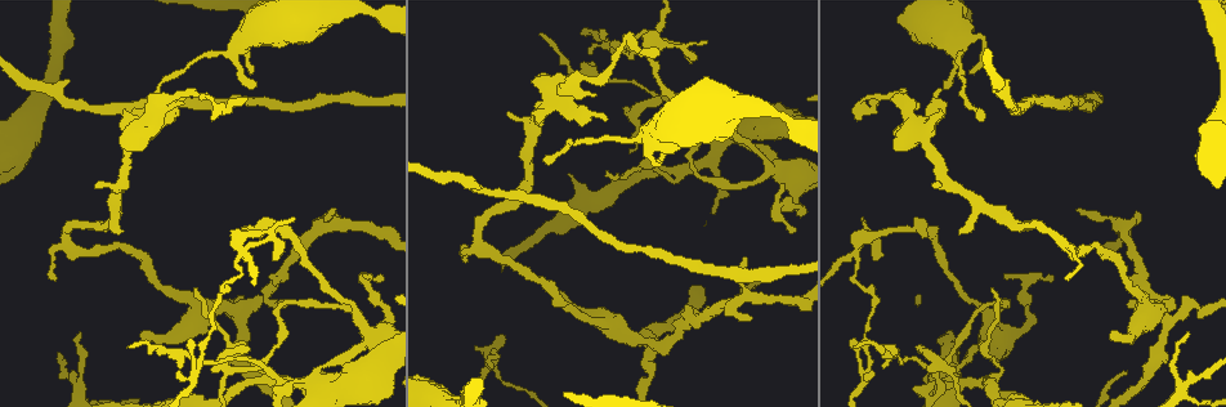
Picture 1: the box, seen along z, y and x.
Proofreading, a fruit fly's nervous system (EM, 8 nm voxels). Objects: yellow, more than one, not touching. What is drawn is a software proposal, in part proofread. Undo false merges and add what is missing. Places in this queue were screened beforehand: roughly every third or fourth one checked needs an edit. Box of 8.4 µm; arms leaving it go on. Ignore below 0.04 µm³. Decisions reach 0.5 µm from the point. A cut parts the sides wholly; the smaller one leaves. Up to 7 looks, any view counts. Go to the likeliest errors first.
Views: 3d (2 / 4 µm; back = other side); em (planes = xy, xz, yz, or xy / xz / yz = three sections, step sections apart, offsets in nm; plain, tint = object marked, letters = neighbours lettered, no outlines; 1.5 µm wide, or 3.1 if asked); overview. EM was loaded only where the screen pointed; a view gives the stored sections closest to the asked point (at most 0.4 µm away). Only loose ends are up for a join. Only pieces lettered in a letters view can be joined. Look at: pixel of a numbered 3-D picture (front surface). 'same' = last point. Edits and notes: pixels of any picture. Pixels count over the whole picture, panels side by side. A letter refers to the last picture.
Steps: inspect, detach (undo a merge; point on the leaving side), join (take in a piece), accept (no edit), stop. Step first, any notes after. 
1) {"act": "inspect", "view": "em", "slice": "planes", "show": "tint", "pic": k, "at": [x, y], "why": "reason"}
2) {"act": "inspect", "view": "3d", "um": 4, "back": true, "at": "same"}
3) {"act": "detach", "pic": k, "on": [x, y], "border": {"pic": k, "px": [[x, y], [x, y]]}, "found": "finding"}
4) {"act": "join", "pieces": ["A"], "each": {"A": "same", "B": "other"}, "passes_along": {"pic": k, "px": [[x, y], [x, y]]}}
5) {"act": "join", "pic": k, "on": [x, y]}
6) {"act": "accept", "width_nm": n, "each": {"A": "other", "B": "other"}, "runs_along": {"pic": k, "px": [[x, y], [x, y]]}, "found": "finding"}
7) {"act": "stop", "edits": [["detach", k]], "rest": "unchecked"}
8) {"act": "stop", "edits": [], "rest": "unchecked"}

{"act": "inspect", "view": "em", "slice": "planes", "show": "letters", "pic": 1, "at": [1163, 307], "why": "four or more arms meet"}

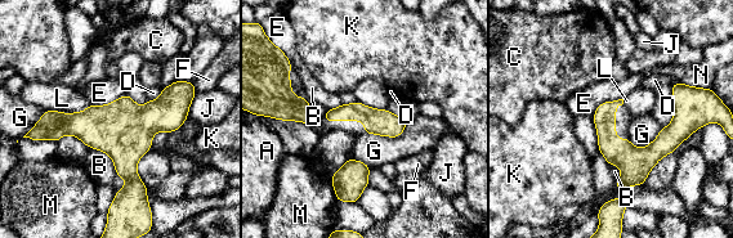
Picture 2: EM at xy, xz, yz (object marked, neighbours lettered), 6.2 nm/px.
{"act": "accept", "width_nm": 110, "each": {"A": "other", "B": "other", "C": "other", "D": "other", "E": "other", "F": "other", "G": "other", "J": "other", "K": "other", "L": "other", "M": "other", "N": "other"}, "border": {"pic": 2, "px": [[92, 104], [75, 112], [45, 111]]}, "found": "one cell here"}

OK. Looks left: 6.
{"act": "inspect", "view": "em", "slice": "planes", "show": "letters", "pic": 1, "at": [853, 251], "why": "side arm on a straight run"}

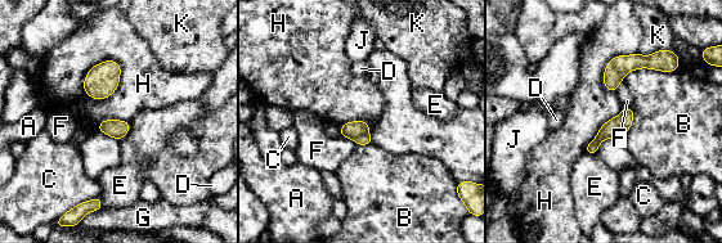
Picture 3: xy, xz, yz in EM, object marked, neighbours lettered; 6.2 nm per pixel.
{"act": "detach", "pic": 3, "on": [610, 129], "each": {"A": "other", "B": "other", "C": "other", "D": "other", "E": "other", "F": "other", "G": "other", "H": "other", "J": "other", "K": "other"}, "found": "a second cell is stuck on"}

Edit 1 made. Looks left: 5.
{"act": "inspect", "view": "em", "slice": "planes", "show": "letters", "pic": 1, "at": [336, 215], "why": "free end"}

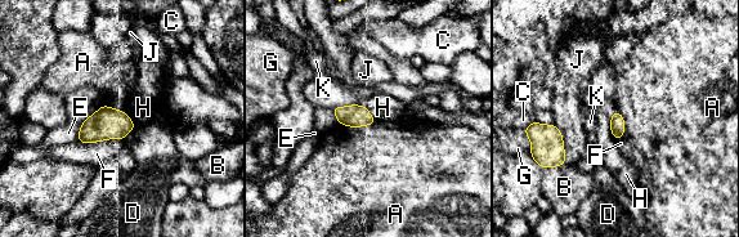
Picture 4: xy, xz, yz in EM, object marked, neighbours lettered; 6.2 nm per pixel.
{"act": "accept", "width_nm": 100, "each": {"A": "other", "B": "other", "C": "other", "D": "other", "E": "other", "F": "other", "G": "other", "H": "other", "J": "other", "K": "other"}, "border": {"pic": 4, "px": [[614, 110], [610, 134], [616, 139]]}, "found": "none of them fits"}

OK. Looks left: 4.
{"act": "stop", "edits": [["detach", 3]], "rest": "unchecked"}

